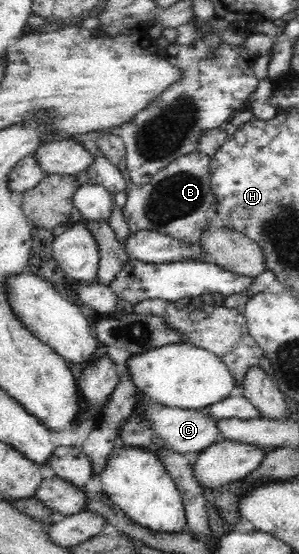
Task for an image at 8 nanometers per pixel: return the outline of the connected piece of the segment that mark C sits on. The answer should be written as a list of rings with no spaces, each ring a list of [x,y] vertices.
[[[151,399],[145,400],[145,404],[143,404],[143,406],[141,406],[141,410],[139,410],[139,416],[136,416],[136,414],[134,414],[134,408],[133,408],[133,414],[131,414],[131,418],[129,418],[129,420],[127,420],[127,424],[125,424],[125,426],[123,426],[123,428],[121,428],[121,430],[119,430],[119,435],[121,435],[122,440],[123,440],[123,446],[139,446],[140,448],[143,449],[149,449],[149,451],[157,454],[158,456],[158,452],[163,449],[164,445],[169,446],[172,449],[175,449],[175,451],[177,452],[181,452],[181,453],[186,453],[186,452],[201,452],[201,450],[205,450],[207,448],[209,448],[209,446],[212,446],[213,444],[216,444],[217,442],[222,442],[224,440],[223,437],[223,433],[221,433],[221,431],[219,431],[219,425],[217,425],[218,420],[211,417],[211,415],[209,415],[209,407],[205,407],[204,409],[199,409],[199,410],[191,410],[191,409],[182,409],[182,408],[173,408],[173,407],[169,407],[169,406],[163,406],[159,403],[155,403],[154,401],[152,401]]]

